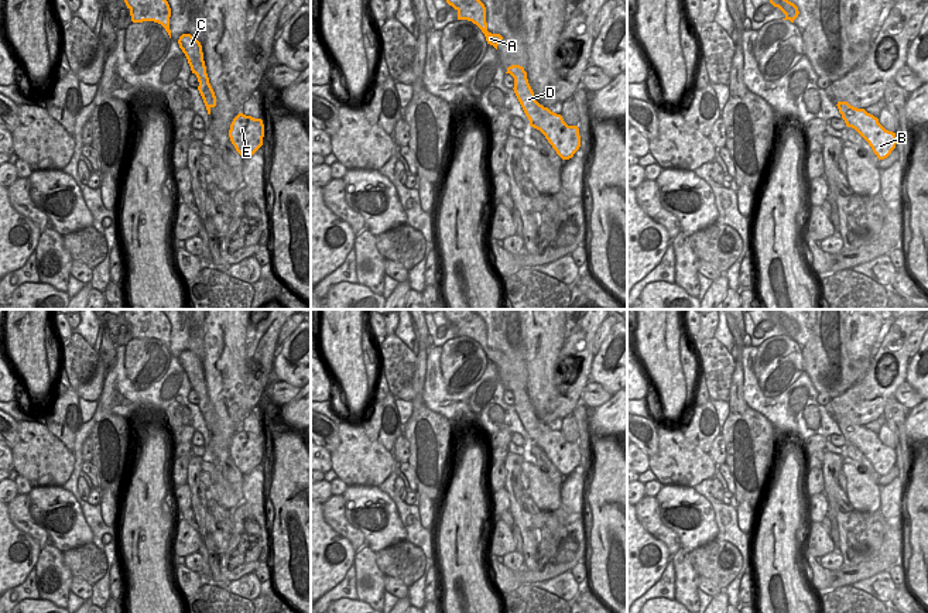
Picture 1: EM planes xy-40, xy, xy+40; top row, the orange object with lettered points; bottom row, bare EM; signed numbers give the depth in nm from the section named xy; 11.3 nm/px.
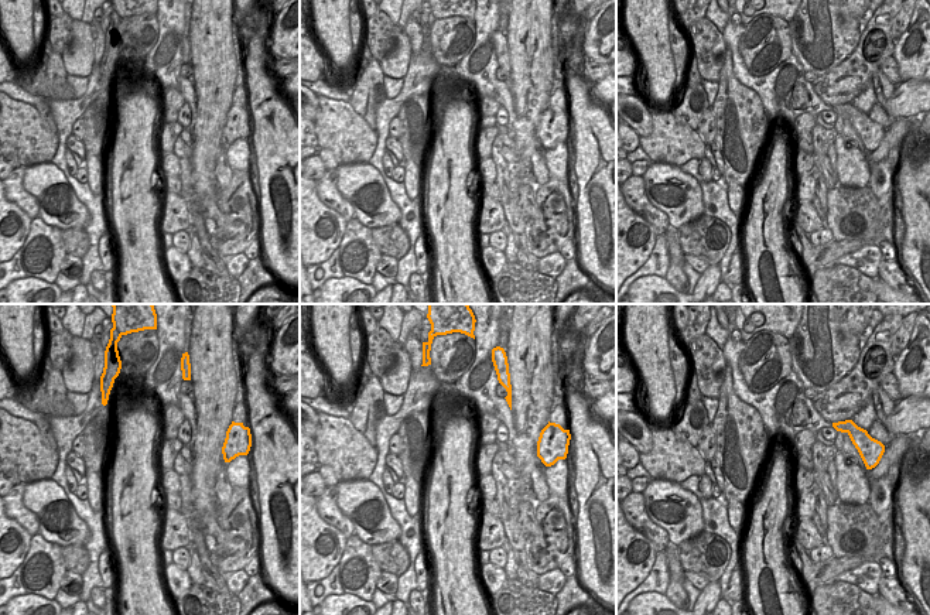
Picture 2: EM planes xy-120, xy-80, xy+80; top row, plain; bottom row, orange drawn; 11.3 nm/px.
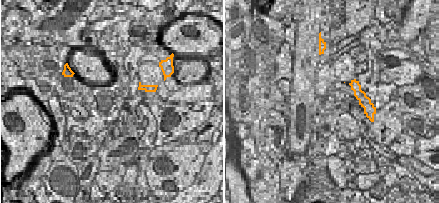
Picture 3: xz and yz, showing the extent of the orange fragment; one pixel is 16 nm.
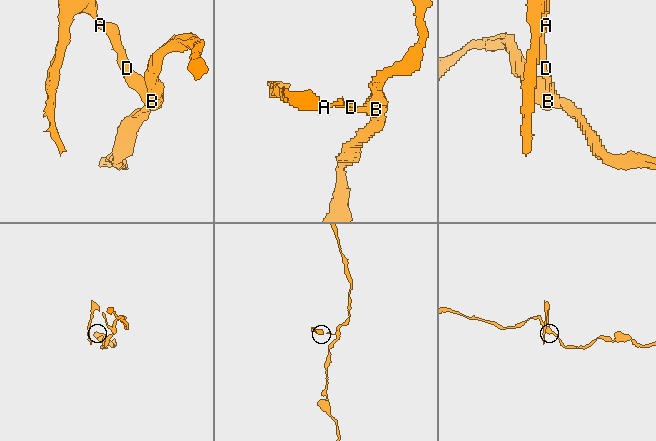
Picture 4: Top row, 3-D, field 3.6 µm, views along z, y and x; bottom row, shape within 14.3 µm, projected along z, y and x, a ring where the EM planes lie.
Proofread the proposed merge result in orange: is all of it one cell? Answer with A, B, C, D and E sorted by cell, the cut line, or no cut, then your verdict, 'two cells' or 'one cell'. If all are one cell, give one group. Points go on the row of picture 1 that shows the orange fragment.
A C D / B E | xy (547, 108), (534, 110), (528, 119) | two cells

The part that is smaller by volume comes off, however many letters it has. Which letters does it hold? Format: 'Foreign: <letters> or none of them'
Foreign: A, C, D

